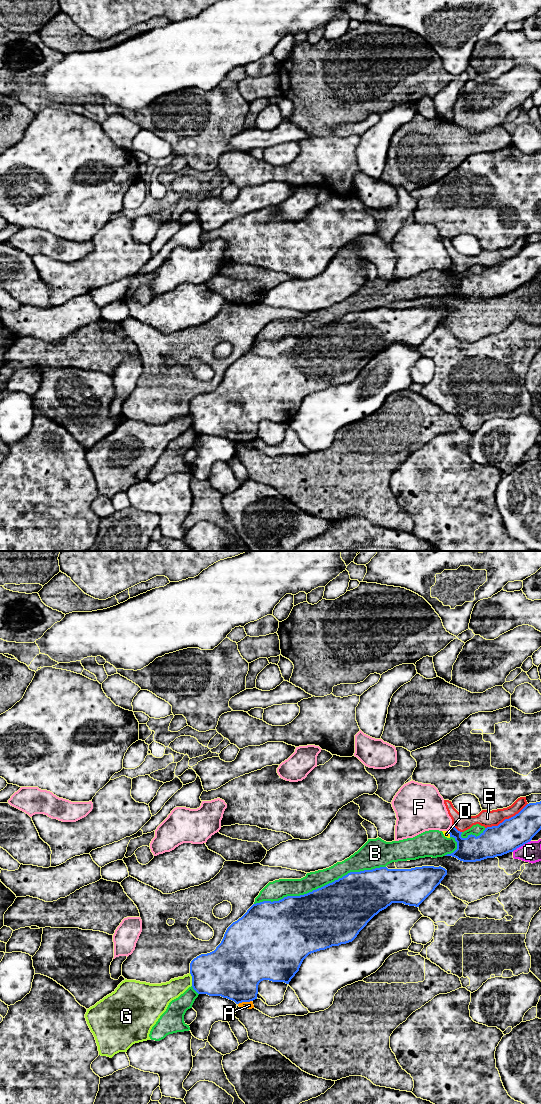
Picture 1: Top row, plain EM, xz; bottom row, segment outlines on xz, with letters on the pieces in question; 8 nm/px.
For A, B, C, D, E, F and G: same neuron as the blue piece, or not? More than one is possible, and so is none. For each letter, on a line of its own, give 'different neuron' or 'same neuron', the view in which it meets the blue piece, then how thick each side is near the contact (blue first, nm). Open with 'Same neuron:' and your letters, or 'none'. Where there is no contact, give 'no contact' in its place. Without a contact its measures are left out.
Same neuron: none
A: different neuron | xz | 440/60 nm
B: different neuron | xz | 480/140 nm
C: different neuron | xz | 240/160 nm
D: different neuron | xz | 200/50 nm
E: different neuron | xz | 240/130 nm
F: different neuron | xz | 200/320 nm
G: different neuron | xz | 380/160 nm

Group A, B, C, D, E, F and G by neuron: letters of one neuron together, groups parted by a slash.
A / B D / C / E / F / G

